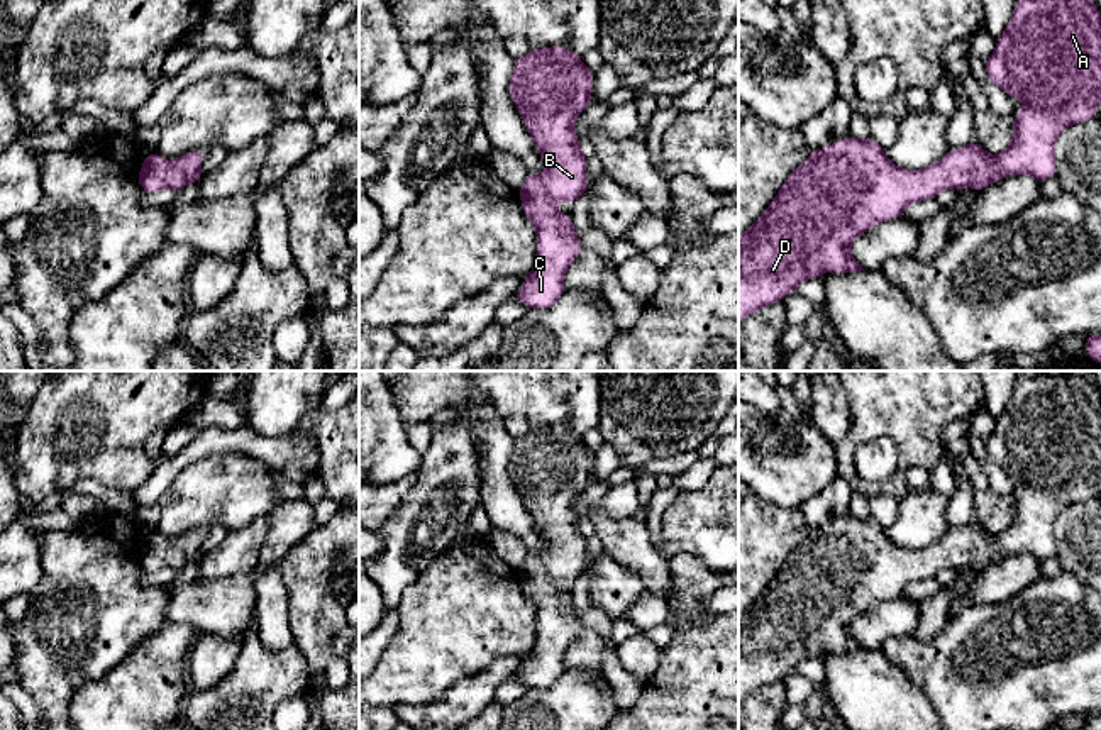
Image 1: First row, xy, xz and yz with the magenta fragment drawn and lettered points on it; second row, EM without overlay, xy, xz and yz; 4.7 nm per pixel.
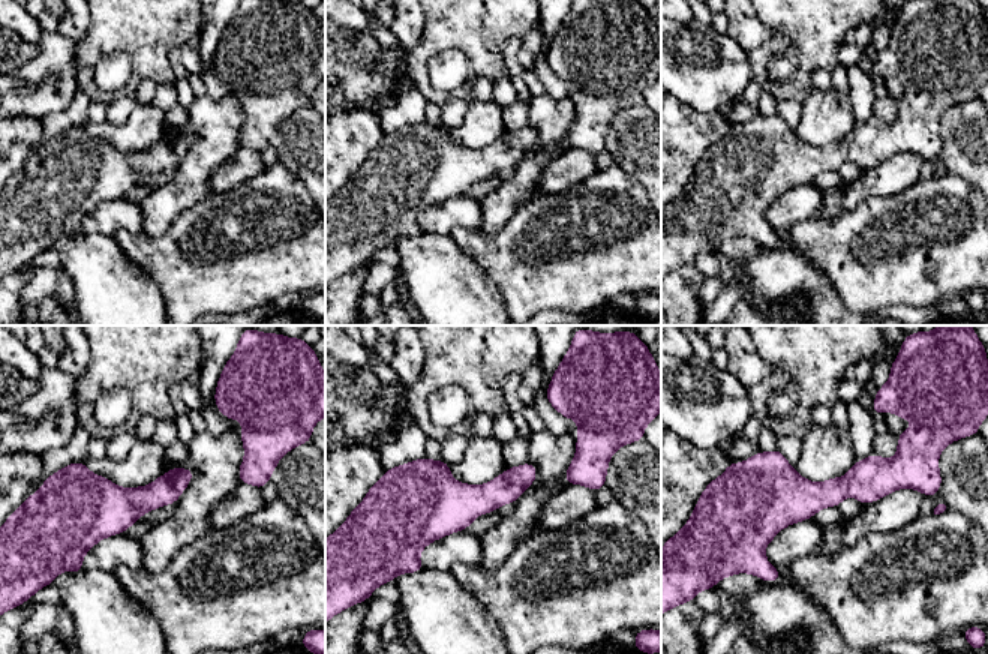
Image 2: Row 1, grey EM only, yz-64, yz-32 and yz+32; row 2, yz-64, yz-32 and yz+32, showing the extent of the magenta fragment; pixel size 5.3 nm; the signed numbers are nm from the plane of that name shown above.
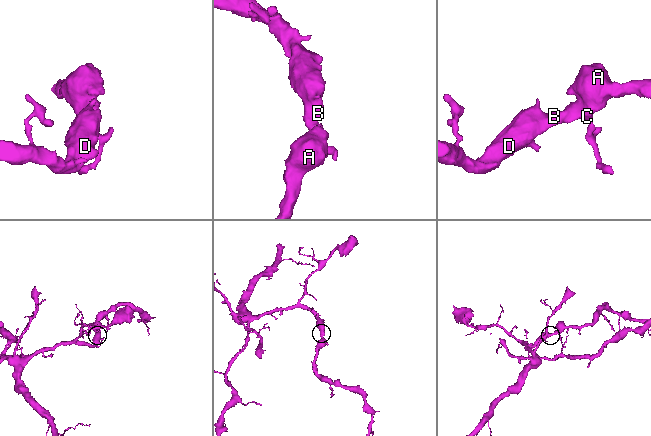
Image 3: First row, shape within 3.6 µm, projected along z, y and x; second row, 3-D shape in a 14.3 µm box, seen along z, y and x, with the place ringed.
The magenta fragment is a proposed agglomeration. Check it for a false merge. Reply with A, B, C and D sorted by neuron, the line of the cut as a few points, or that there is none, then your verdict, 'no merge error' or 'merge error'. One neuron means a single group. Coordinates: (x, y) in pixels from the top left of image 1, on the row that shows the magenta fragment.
A B C D | no cut | no merge error

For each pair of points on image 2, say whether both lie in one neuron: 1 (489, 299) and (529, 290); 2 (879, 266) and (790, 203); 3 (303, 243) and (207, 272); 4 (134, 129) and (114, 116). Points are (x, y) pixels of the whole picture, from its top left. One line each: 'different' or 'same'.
1: different
2: different
3: same
4: different

